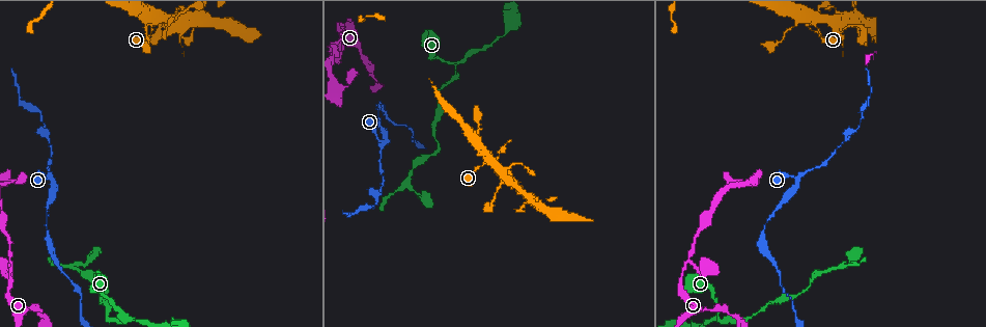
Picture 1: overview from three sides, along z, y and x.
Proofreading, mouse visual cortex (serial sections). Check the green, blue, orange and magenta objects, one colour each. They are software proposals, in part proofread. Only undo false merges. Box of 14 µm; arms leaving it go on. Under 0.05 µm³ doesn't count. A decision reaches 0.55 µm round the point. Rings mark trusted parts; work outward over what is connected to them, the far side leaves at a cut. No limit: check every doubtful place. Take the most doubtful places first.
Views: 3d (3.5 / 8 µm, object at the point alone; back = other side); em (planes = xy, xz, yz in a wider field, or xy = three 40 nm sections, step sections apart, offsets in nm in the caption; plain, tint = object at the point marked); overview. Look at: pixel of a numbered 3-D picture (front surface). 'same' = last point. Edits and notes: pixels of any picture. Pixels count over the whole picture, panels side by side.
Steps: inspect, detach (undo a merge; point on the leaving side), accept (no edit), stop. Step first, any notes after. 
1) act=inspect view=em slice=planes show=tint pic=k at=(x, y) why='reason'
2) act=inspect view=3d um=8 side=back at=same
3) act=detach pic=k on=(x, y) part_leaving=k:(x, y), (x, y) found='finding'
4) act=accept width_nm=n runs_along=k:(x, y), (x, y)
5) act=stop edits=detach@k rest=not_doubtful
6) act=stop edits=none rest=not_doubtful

act=inspect view=3d um=3.5 pic=1 at=(719, 314) why='three-way junction'

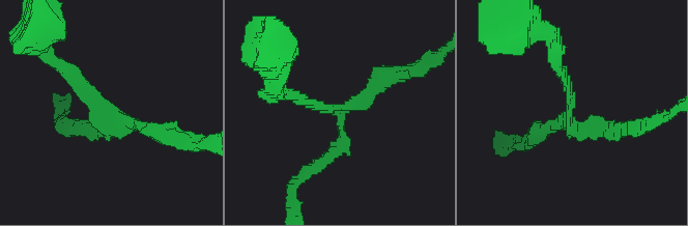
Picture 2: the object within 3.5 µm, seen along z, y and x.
act=inspect view=em slice=xy step=1 show=tint pic=2 at=(99, 104) why='now the EM'

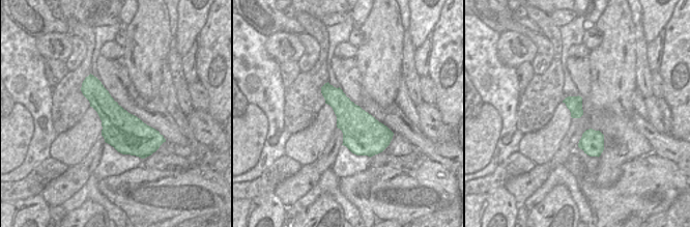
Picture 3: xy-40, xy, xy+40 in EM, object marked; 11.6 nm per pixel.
act=accept arm_widths_nm=200,200,200 runs_along=2:(556, 58), (572, 124), (614, 128) found='one cell here'

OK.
act=inspect view=3d um=8 pic=1 at=(383, 142) why='sharp bend'

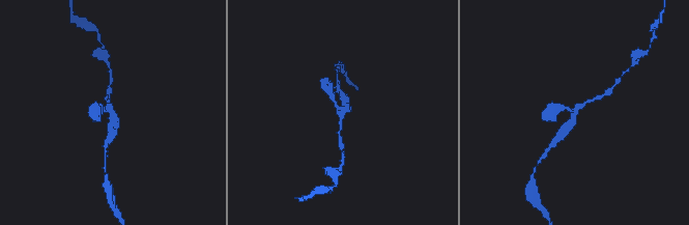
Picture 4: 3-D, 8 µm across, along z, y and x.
act=inspect view=3d um=3.5 pic=4 at=(344, 110) why='zoom in'

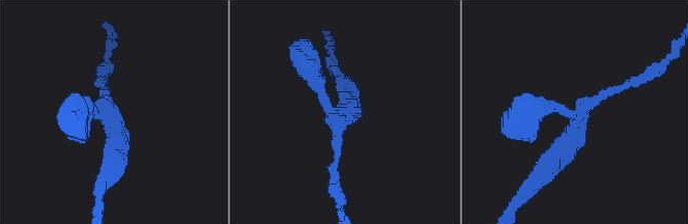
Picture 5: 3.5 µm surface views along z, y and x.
act=accept arms=3 runs_along=5:(78, 113), (119, 127), (109, 177) found='continuous, no second cell'

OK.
act=inspect view=3d um=3.5 pic=1 at=(688, 260) why='arms part here'

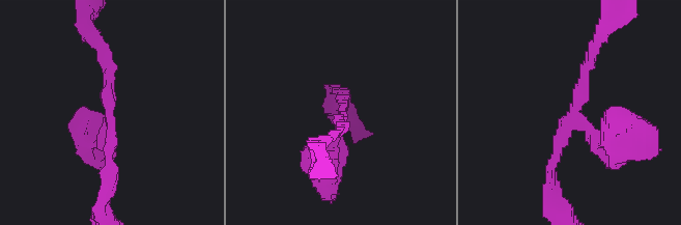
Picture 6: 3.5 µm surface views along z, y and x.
act=inspect view=em slice=xy step=2 show=tint pic=6 at=(572, 117)

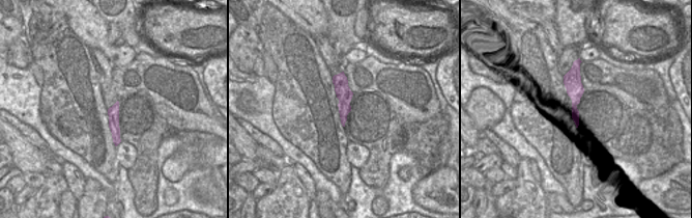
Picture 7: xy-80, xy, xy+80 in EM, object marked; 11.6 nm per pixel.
act=accept arms=3 arm_widths_nm=150,150,200 runs_along=7:(575, 64), (576, 119) found='continuous, no second cell'

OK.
act=stop edits=none rest=not_doubtful

